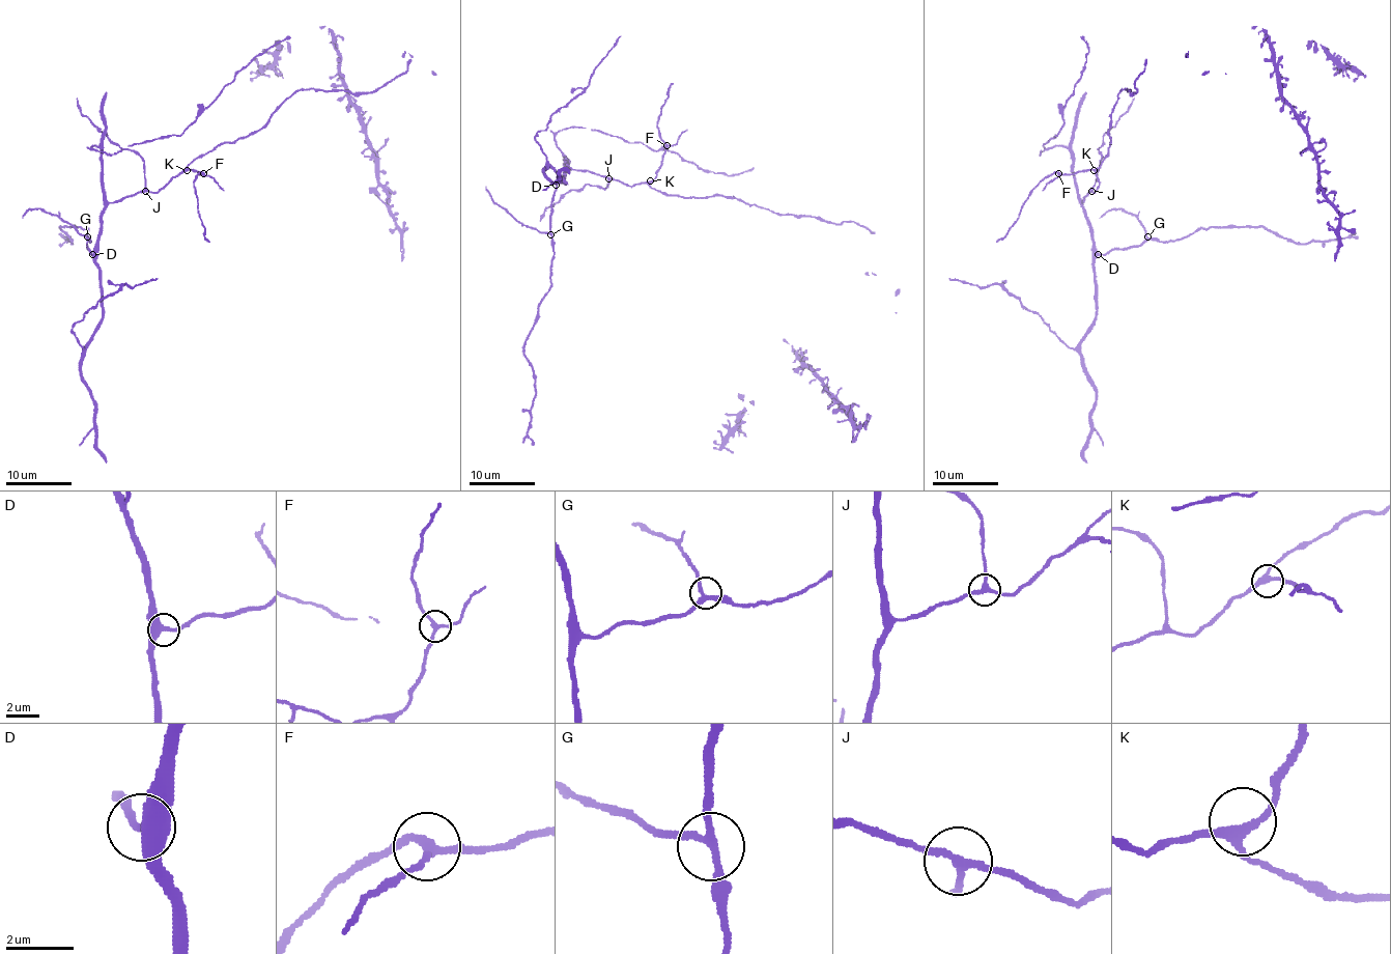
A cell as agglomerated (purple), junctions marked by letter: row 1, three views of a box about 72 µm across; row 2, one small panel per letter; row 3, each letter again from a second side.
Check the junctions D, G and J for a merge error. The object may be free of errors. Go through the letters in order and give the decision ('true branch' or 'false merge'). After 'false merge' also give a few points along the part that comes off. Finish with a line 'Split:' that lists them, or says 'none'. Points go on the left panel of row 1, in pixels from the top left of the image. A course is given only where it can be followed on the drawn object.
D: true branch
G: true branch
J: true branch
Split: none

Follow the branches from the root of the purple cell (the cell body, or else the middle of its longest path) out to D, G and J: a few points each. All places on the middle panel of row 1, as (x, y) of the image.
D: (744, 201), (721, 195), (670, 195), (647, 184), (625, 185), (620, 180), (587, 170), (569, 170), (556, 185)
G: (744, 201), (721, 195), (678, 197), (647, 184), (625, 185), (587, 170), (569, 170), (554, 193), (550, 234)
J: (744, 201), (721, 195), (678, 197), (655, 190), (647, 184), (625, 185), (620, 180), (608, 178)

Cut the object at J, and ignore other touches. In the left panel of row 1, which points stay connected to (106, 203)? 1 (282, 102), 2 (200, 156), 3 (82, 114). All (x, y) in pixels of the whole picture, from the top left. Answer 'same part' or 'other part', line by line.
1: other part
2: other part
3: other part

